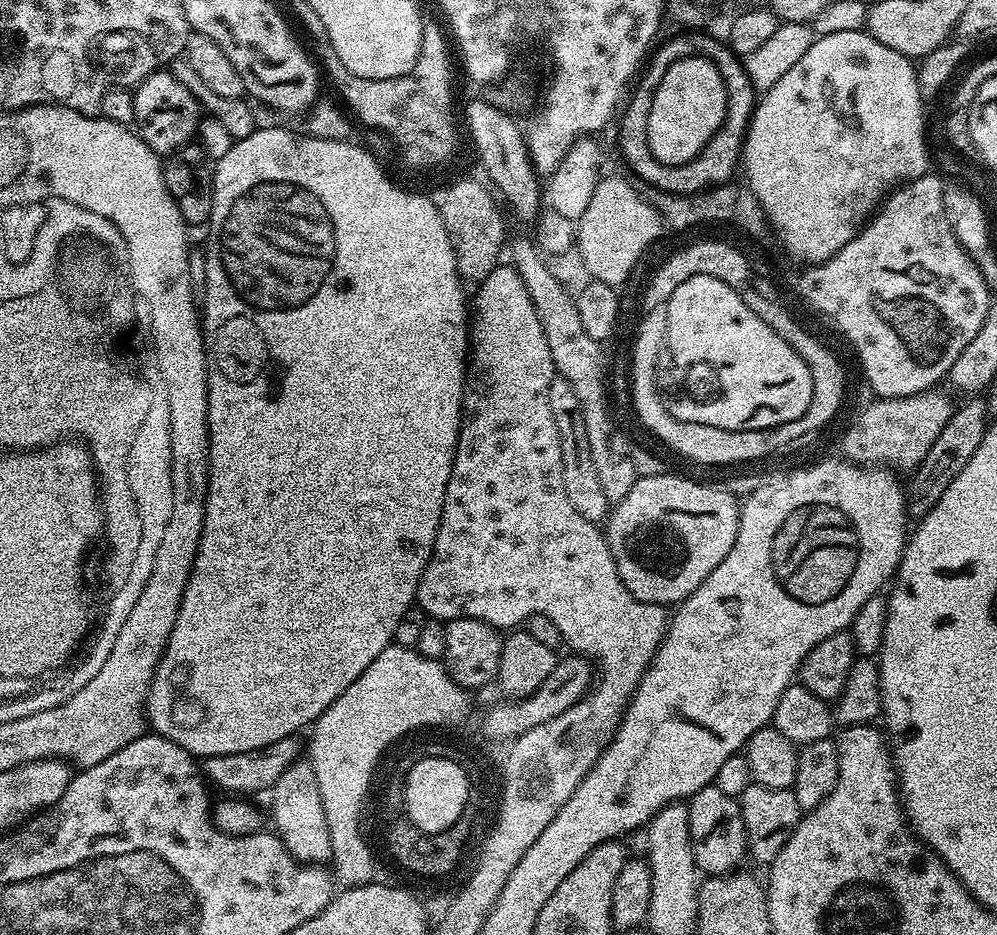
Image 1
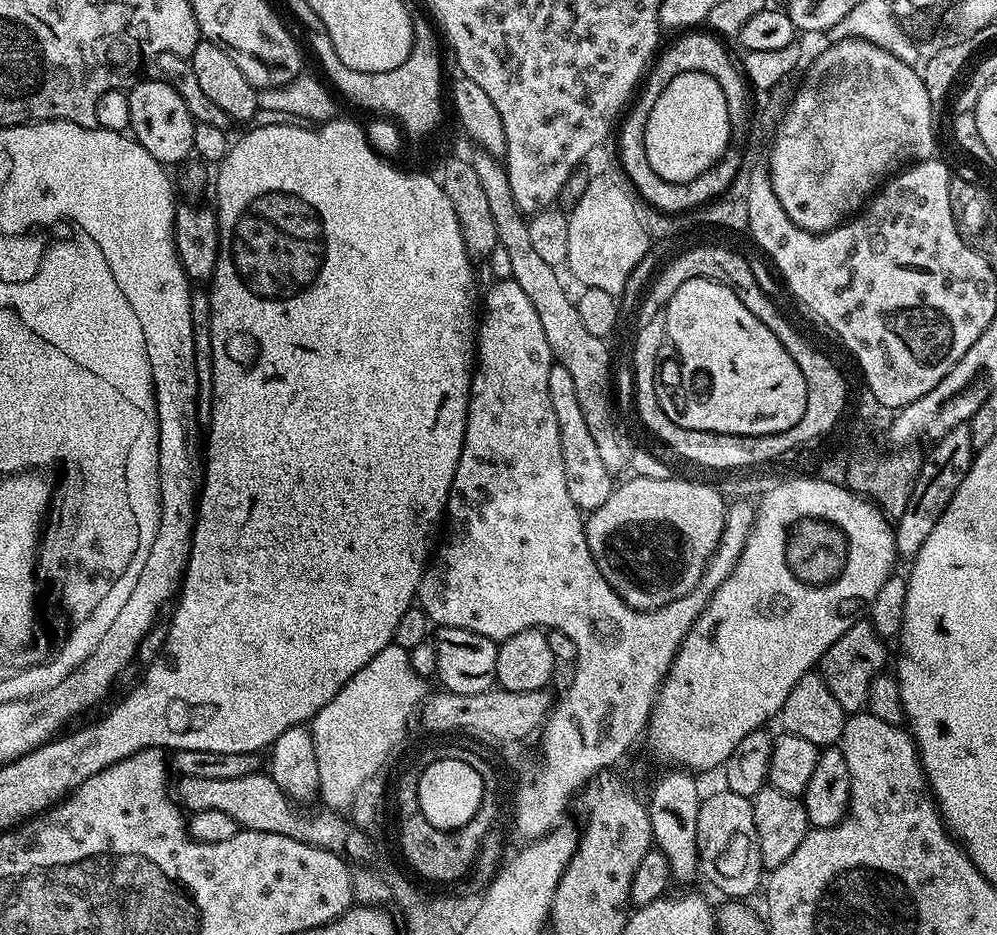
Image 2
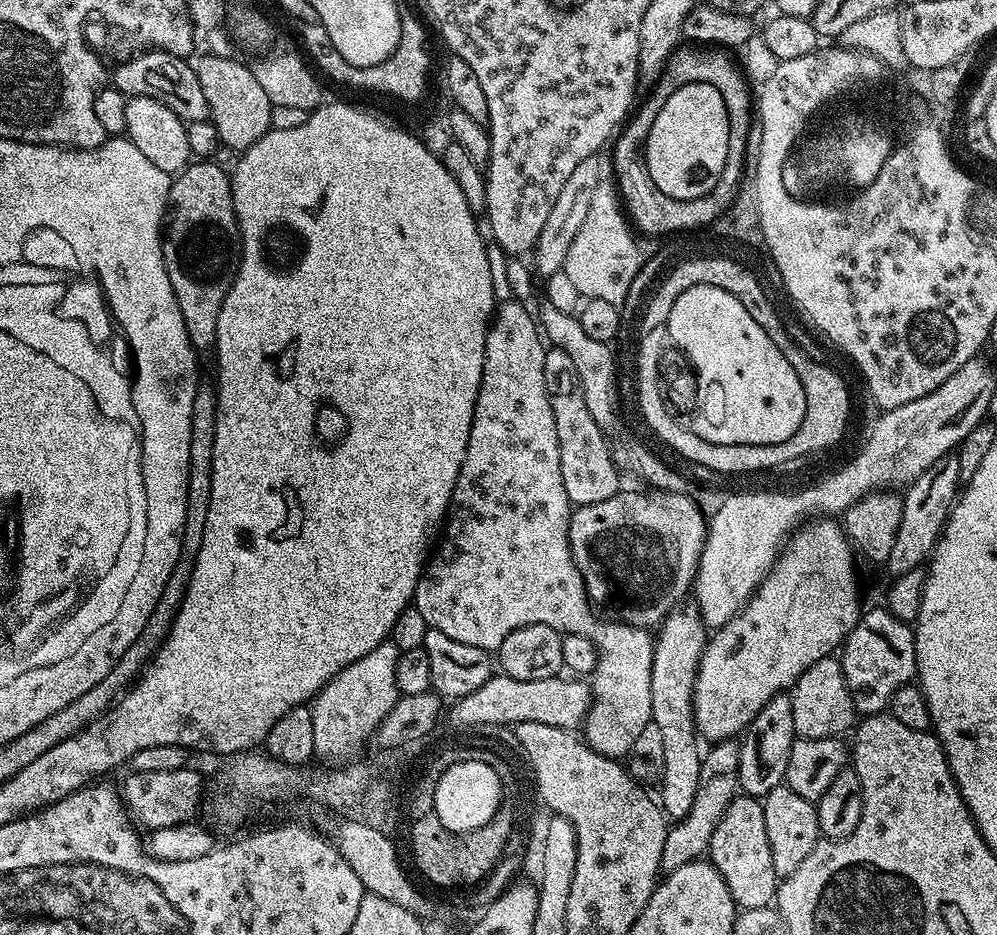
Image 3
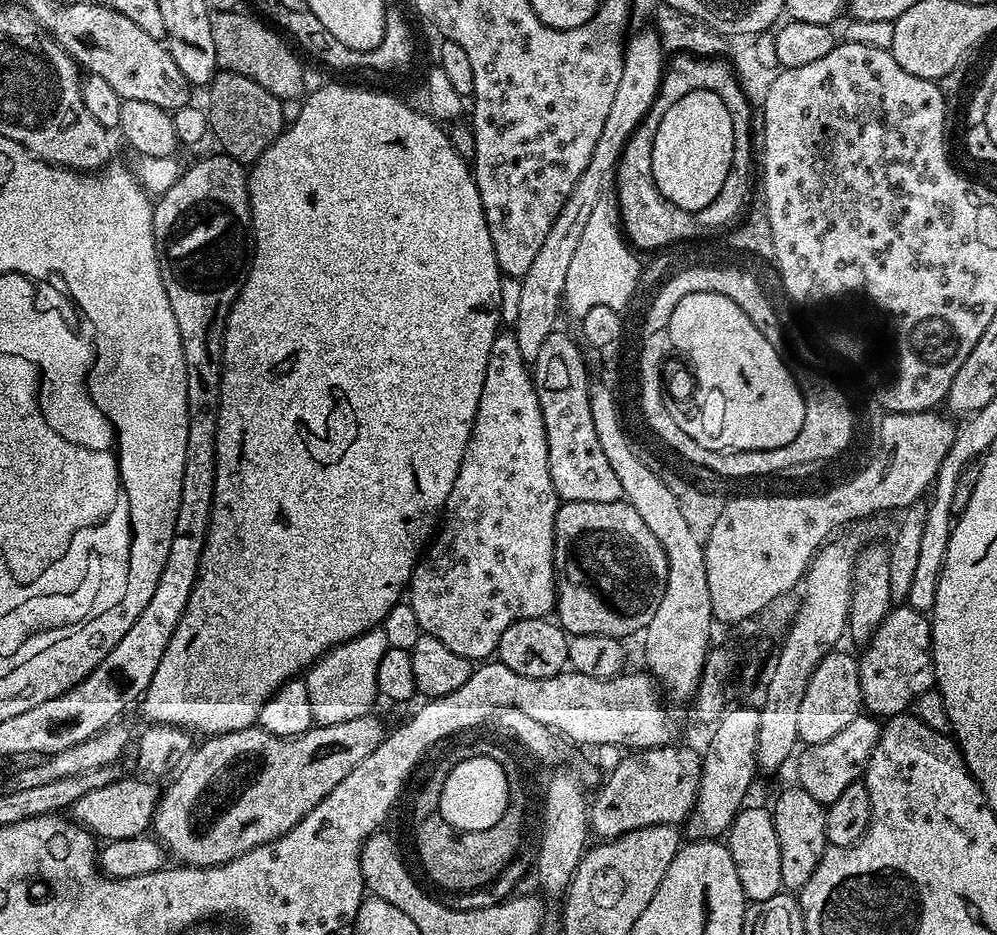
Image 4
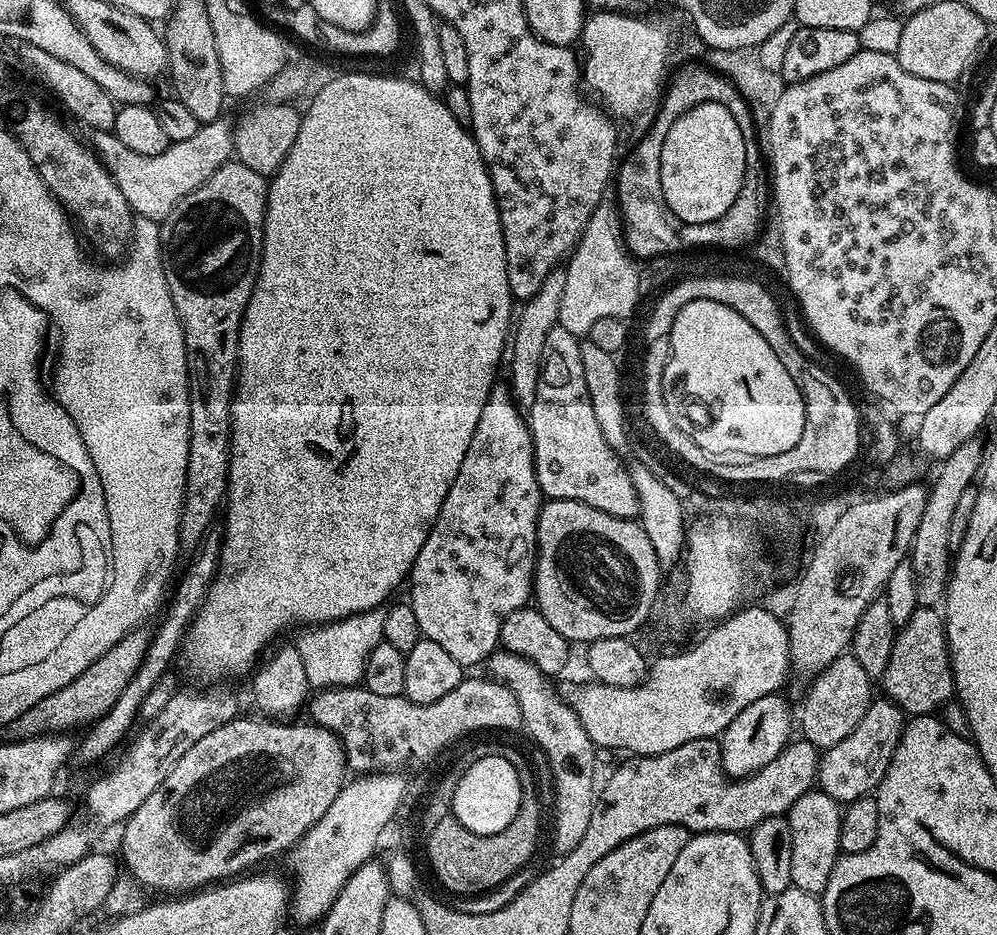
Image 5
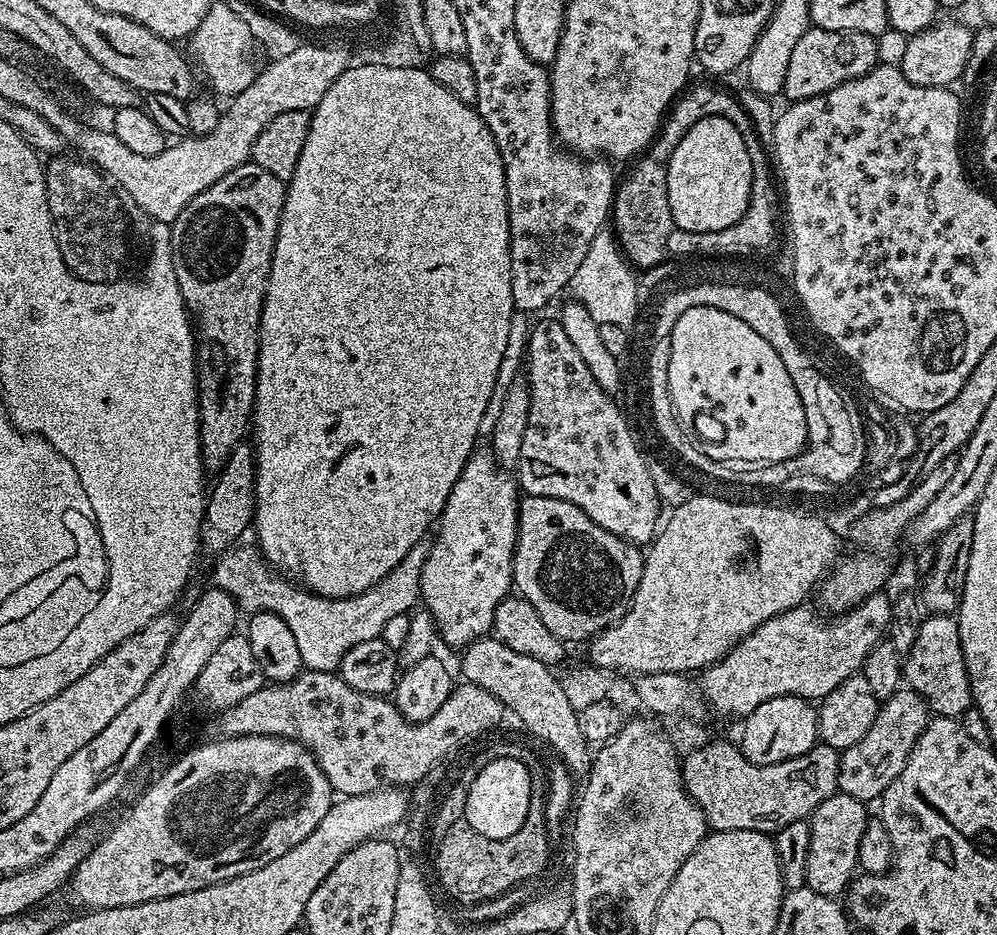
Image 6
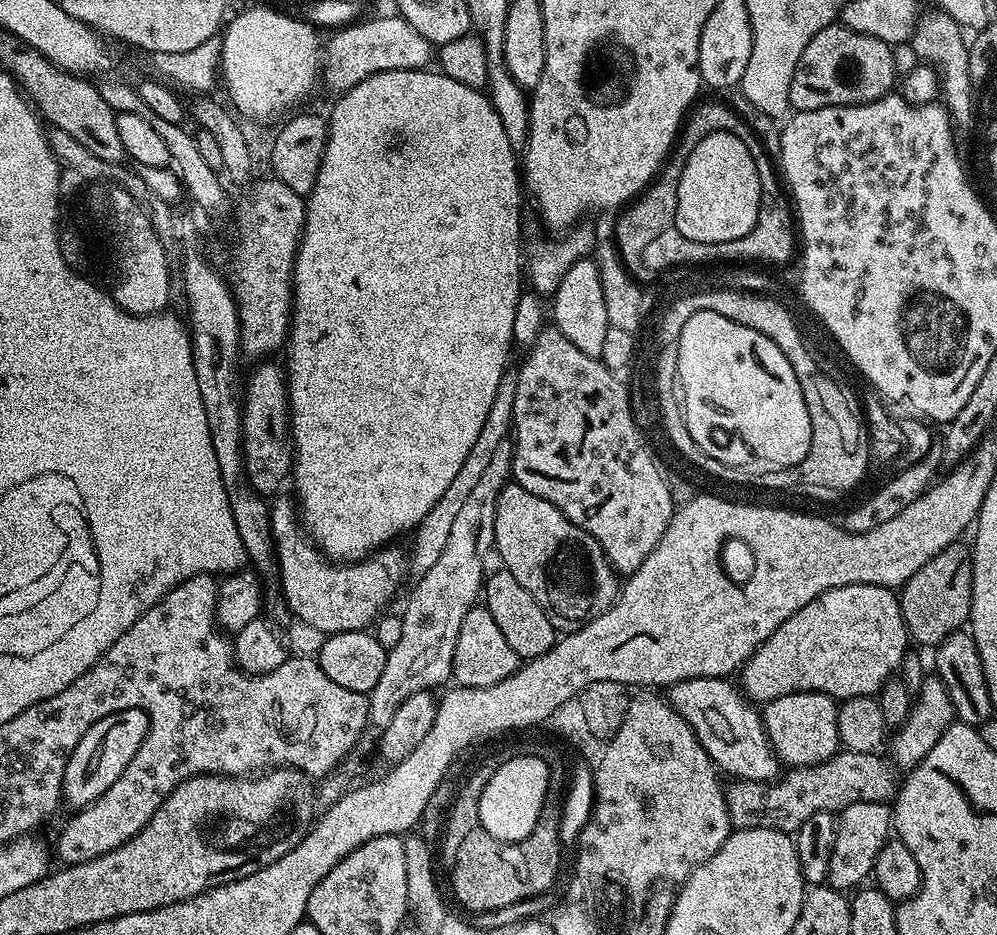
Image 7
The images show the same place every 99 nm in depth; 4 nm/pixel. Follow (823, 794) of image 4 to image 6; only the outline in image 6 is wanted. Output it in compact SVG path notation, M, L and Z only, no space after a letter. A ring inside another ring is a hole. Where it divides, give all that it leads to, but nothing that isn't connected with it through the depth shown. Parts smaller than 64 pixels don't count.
M901 686L894 694L890 694L890 698L882 701L878 714L874 718L874 726L870 726L870 730L866 730L866 735L859 742L854 742L854 746L840 752L839 791L850 794L850 798L858 798L865 802L879 801L886 786L890 786L890 782L894 782L894 778L902 774L902 766L906 766L906 758L910 758L910 750L914 750L914 742L918 742L922 730L926 730L929 719L928 703L913 688Z

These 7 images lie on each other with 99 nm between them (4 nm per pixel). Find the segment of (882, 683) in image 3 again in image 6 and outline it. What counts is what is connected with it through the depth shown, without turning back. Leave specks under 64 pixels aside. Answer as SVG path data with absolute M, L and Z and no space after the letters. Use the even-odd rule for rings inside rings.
M928 614L920 624L920 633L904 660L904 680L937 716L963 717L973 707L972 687L962 654L958 619L952 614Z

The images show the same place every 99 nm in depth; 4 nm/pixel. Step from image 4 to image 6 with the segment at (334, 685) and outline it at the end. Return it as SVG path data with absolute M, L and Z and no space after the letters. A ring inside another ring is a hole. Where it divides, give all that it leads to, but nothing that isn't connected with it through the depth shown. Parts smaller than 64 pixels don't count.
M424 542L413 546L406 558L402 558L402 562L398 562L398 566L394 566L394 570L390 570L390 574L383 576L373 588L368 588L360 596L345 596L343 600L317 596L315 592L297 586L291 579L274 574L255 547L240 547L233 546L218 557L211 583L235 596L237 605L243 611L245 608L245 613L278 614L278 618L290 626L290 634L294 634L294 642L298 642L298 654L302 654L302 665L310 672L336 672L346 650L358 646L358 642L380 639L382 626L386 626L387 620L394 618L394 614L411 613L421 603L422 566L426 566L429 547Z

